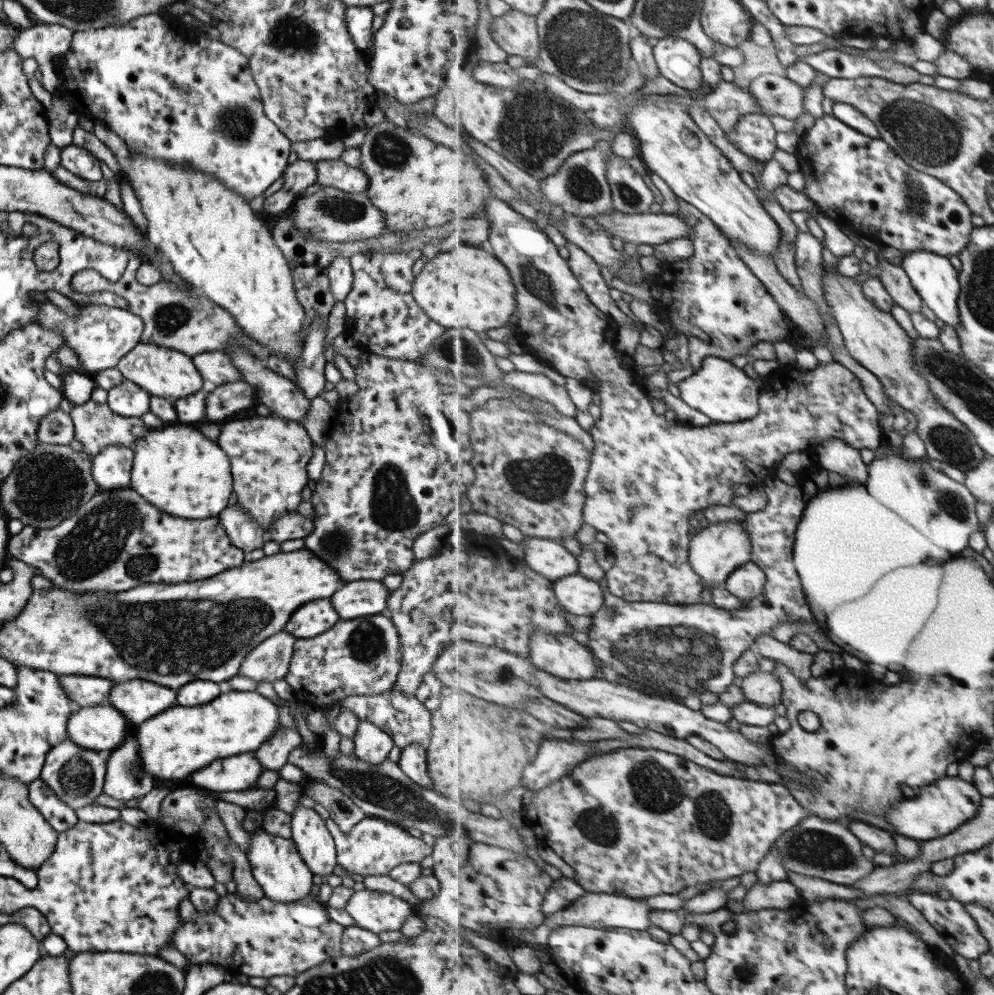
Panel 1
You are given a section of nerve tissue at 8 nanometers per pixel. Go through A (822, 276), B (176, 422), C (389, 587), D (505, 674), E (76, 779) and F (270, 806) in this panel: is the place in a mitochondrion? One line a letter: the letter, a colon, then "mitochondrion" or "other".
A: other
B: other
C: other
D: mitochondrion
E: mitochondrion
F: other

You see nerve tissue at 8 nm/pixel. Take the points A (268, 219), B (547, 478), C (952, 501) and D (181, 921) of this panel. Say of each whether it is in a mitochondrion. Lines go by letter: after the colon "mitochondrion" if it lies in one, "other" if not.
A: other
B: mitochondrion
C: mitochondrion
D: other

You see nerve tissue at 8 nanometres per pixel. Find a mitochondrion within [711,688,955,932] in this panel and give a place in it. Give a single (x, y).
(808, 847)

